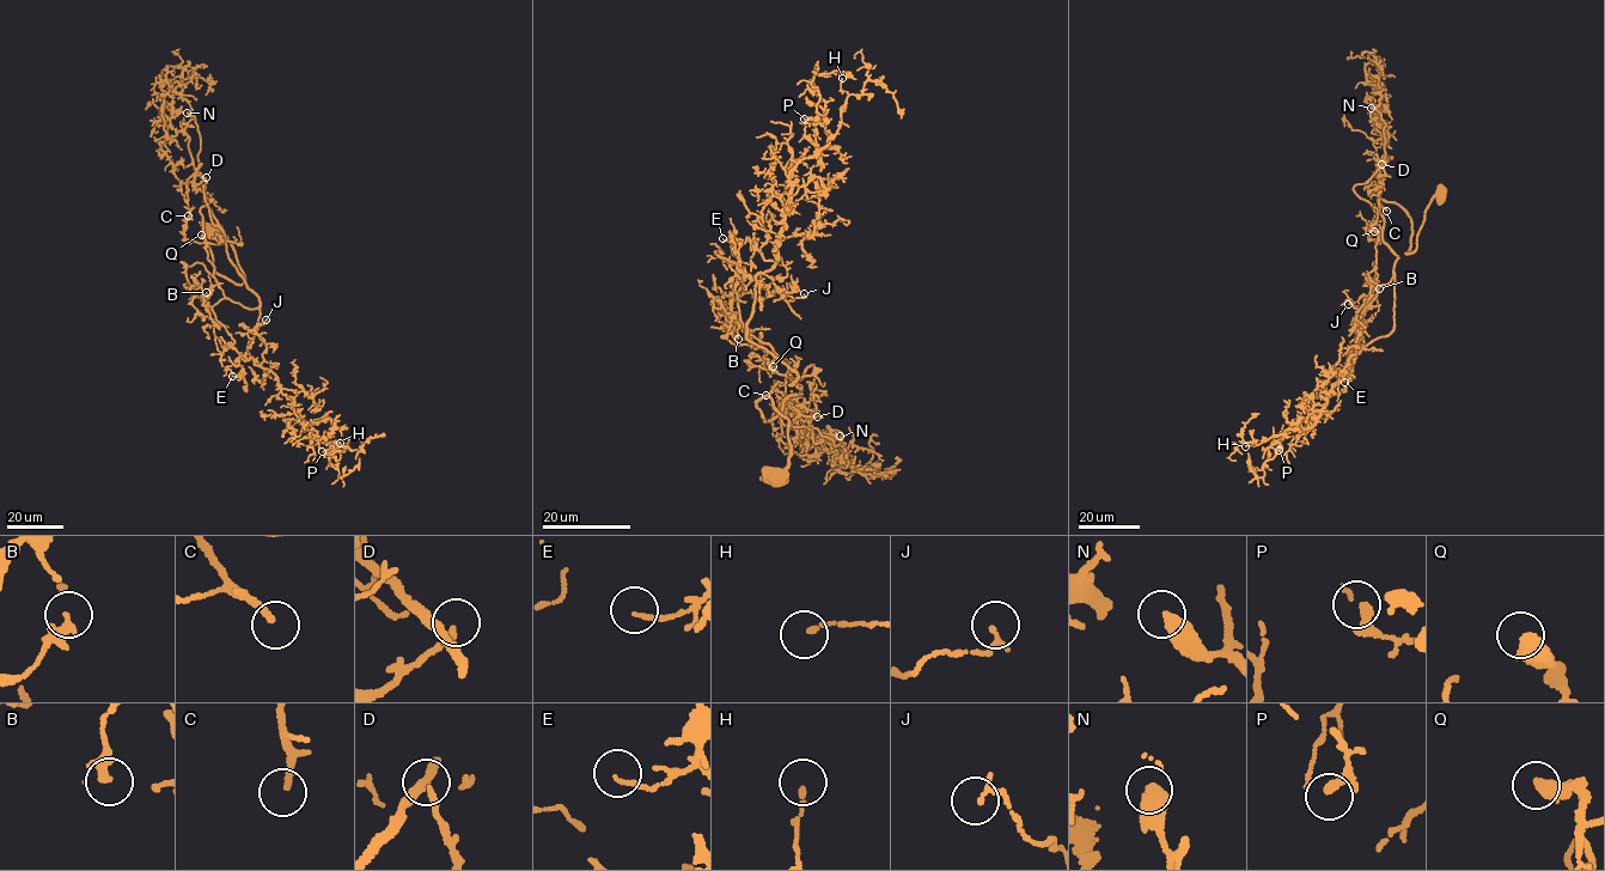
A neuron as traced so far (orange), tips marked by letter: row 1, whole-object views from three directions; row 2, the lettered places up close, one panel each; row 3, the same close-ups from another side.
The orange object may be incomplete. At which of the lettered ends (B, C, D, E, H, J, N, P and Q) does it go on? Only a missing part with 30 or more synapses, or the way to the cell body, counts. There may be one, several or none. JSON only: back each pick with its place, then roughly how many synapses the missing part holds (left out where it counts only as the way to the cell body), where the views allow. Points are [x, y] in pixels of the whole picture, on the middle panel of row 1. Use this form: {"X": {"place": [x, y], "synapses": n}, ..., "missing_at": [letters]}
{"C": {"place": [766, 395], "synapses": 300}, "D": {"place": [817, 416], "synapses": 35}, "Q": {"place": [773, 366], "synapses": 300}, "missing_at": ["C", "D", "Q"]}

